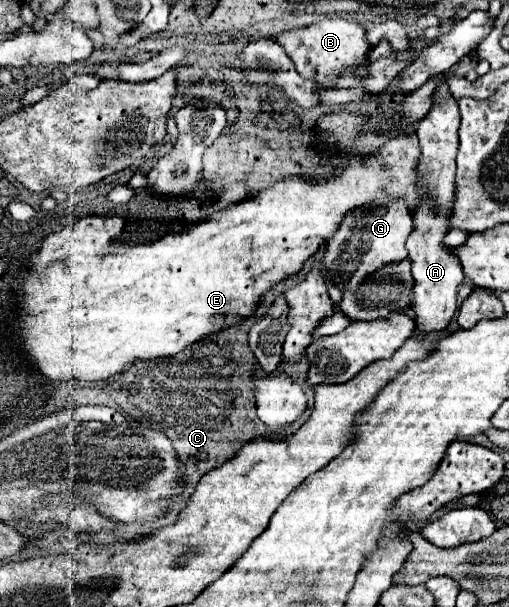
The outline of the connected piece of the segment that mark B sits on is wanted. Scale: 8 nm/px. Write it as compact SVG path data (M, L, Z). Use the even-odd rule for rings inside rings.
M326 18L326 20L314 22L310 26L286 30L286 32L278 34L274 40L292 58L292 62L296 64L296 70L300 72L300 76L304 76L304 78L320 78L318 82L322 86L332 88L330 80L334 80L346 68L352 68L354 74L366 74L366 70L358 70L364 54L368 52L366 30L362 26L358 26L358 24L348 22L348 20Z

